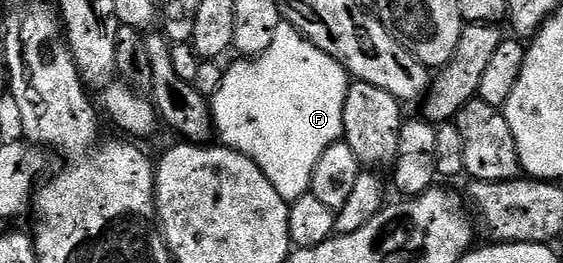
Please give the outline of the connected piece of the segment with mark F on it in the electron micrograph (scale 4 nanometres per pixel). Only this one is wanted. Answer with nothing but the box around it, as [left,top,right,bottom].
[210,23,349,203]

